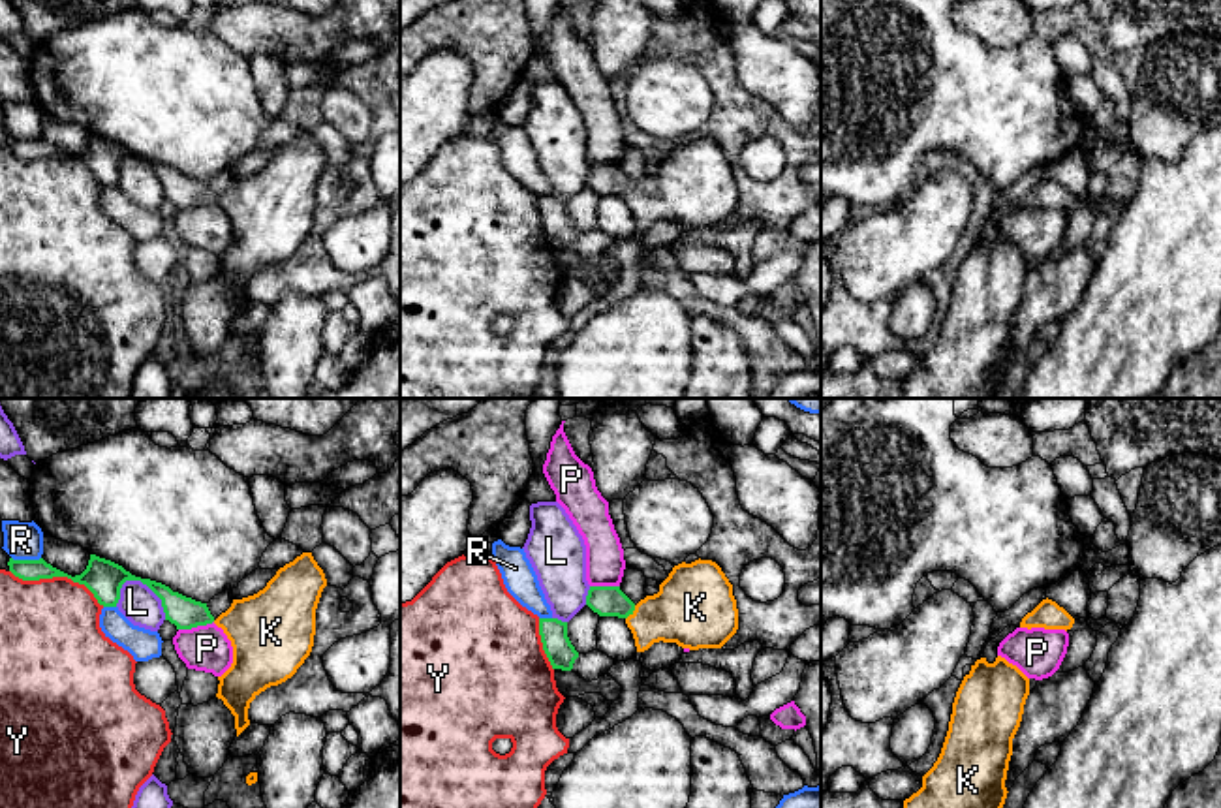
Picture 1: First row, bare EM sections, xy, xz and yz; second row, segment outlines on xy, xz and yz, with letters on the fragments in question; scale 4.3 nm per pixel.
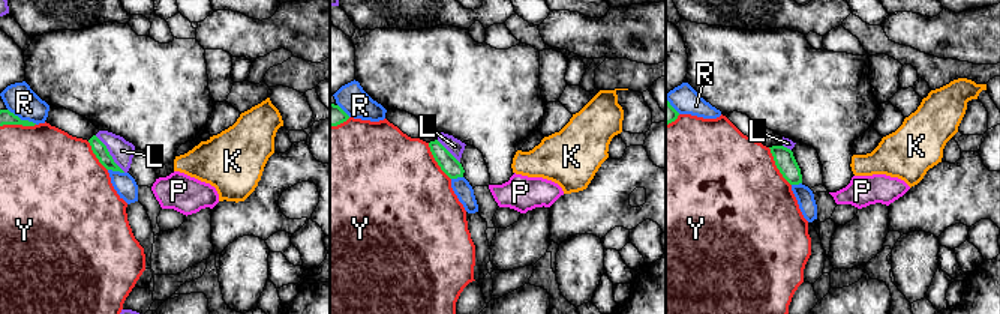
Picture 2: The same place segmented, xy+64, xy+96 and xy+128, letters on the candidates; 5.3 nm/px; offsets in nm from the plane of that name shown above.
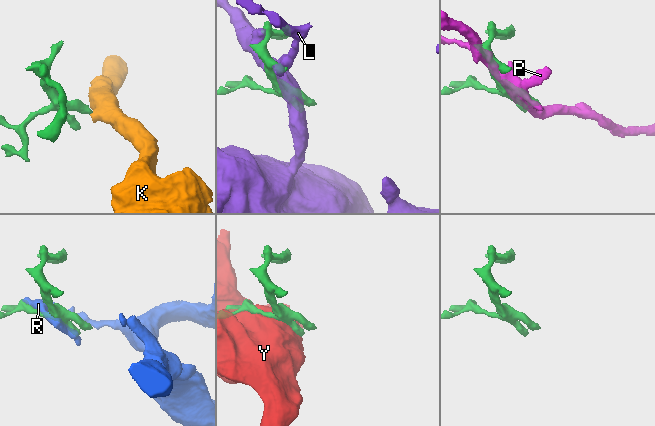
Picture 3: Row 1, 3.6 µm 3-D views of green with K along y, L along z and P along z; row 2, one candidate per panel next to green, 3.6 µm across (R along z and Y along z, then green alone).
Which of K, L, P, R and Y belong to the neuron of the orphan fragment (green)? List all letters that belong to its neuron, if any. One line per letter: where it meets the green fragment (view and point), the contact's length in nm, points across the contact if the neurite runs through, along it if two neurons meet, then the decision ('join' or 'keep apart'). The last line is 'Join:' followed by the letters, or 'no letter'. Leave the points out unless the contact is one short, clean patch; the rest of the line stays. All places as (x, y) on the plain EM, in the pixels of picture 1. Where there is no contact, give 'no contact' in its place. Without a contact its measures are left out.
K: contact xz (632, 192); length 80 nm; way xz (603, 179), (615, 181), (632, 192), (677, 192), (690, 188); join
L: contact xy (151, 168); length 240 nm; keep apart
P: contact xy (196, 205); length 160 nm; keep apart
R: contact xy (27, 139); length 130 nm; keep apart
Y: contact xy (59, 155); length 440 nm; keep apart
Join: K

